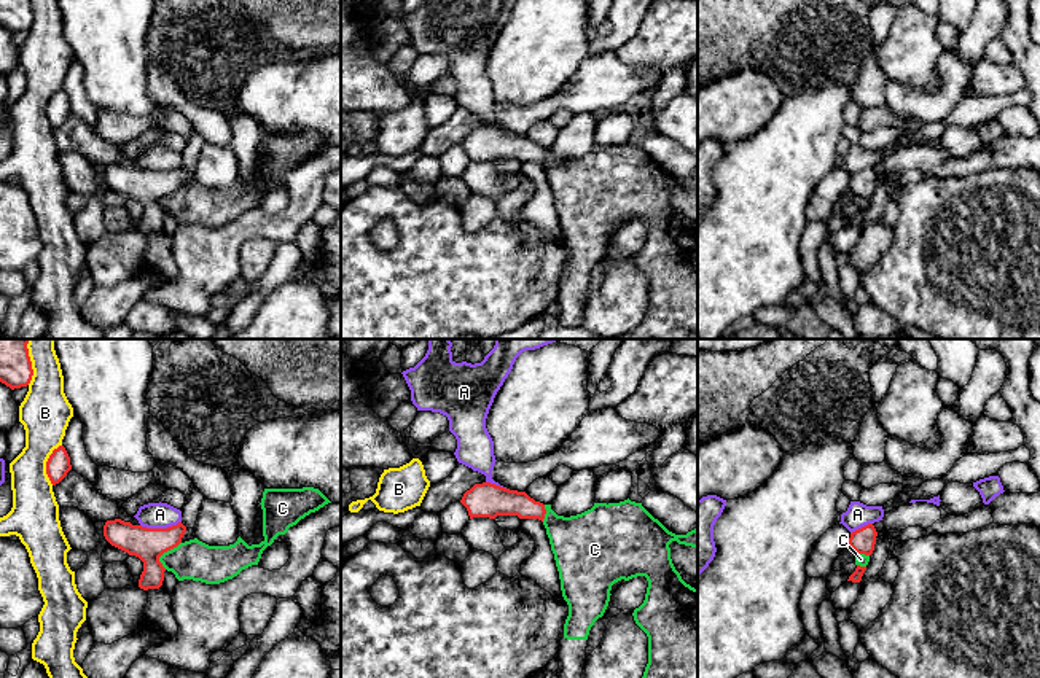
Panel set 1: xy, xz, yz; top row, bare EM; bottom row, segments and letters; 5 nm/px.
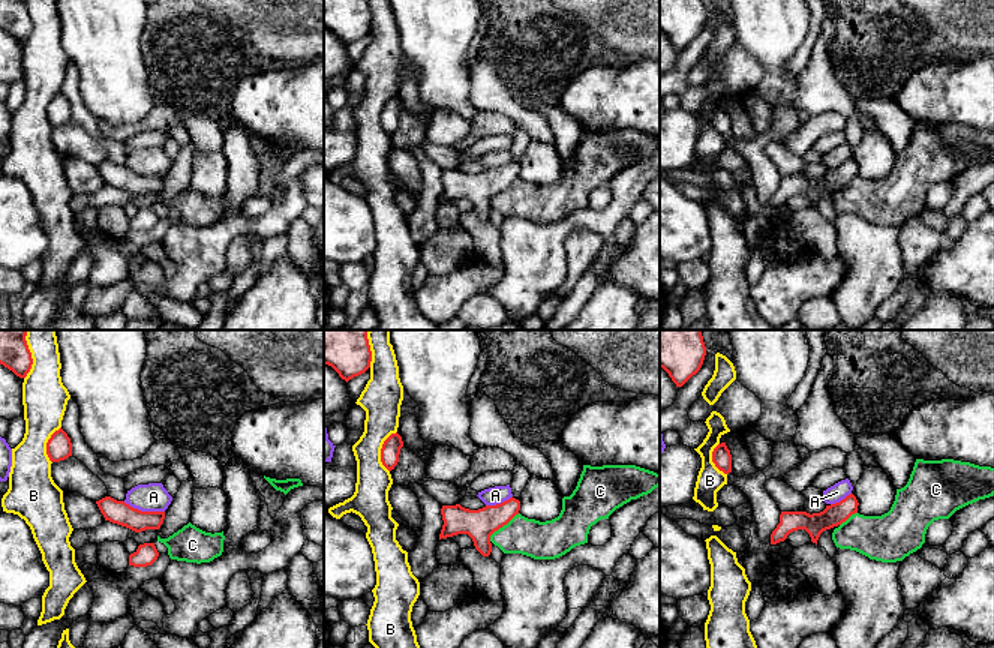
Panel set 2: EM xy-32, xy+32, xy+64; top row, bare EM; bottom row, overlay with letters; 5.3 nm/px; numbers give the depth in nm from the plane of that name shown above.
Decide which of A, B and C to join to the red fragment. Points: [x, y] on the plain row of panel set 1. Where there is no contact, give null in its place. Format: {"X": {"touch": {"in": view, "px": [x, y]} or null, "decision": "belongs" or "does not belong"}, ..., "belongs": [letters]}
{"A": {"touch": {"in": "xy", "px": [160, 172]}, "decision": "does not belong"}, "B": {"touch": {"in": "xy", "px": [46, 107]}, "decision": "does not belong"}, "C": {"touch": {"in": "xy", "px": [164, 194]}, "decision": "does not belong"}, "belongs": []}

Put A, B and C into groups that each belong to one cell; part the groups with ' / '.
A / B / C

